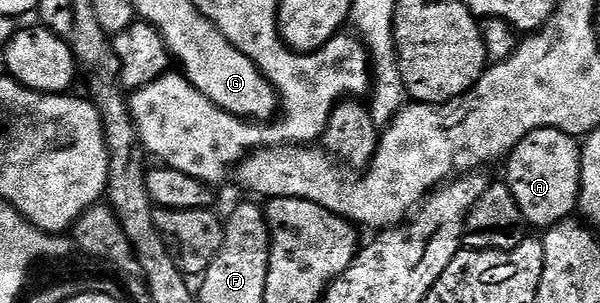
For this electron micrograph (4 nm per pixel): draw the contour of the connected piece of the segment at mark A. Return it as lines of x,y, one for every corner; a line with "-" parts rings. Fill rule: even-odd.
531,130
508,155
506,183
512,190
514,200
521,206
524,221
529,227
557,226
565,218
573,217
580,200
580,148
581,143
573,135
561,130

